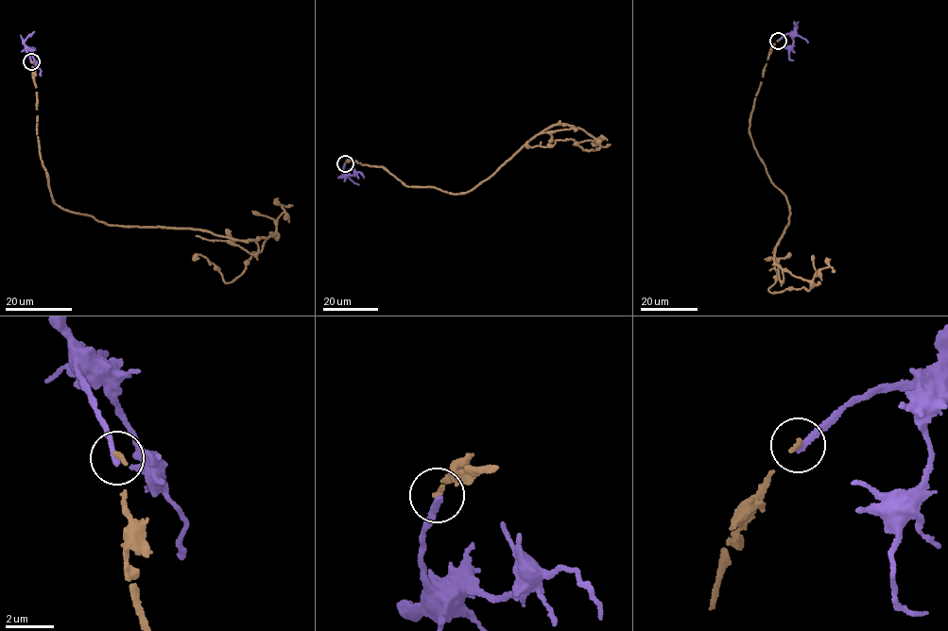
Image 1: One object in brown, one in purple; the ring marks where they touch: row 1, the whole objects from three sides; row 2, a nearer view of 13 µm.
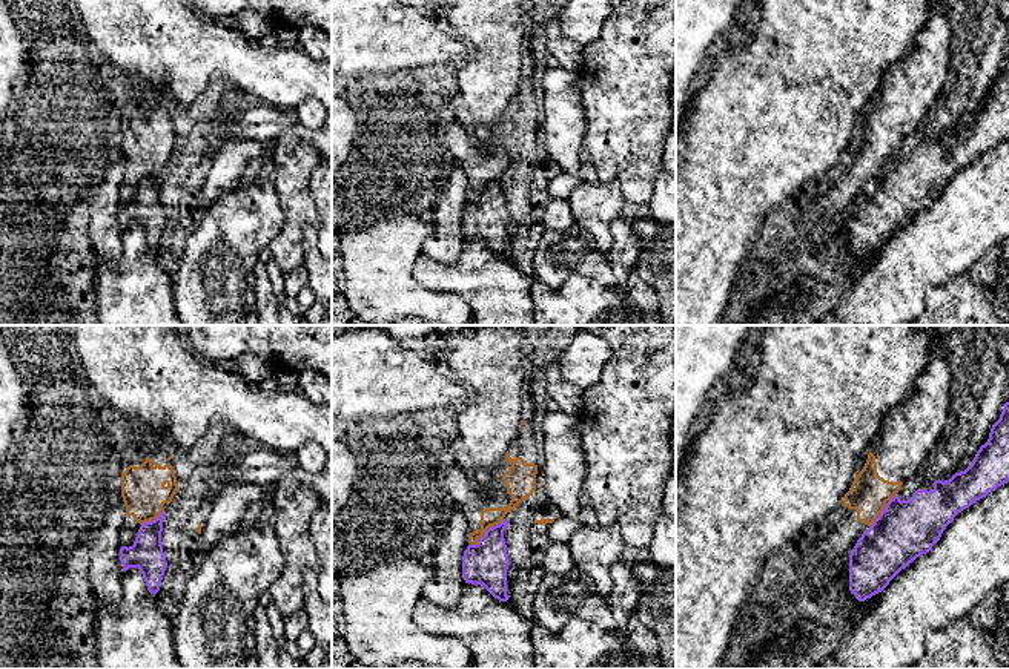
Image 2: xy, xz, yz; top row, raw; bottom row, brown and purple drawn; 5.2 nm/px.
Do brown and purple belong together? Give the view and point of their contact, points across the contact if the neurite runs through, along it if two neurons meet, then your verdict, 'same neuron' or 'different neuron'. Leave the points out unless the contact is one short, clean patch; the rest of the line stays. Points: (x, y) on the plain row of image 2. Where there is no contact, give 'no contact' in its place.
xz (486, 186) | along xz (504, 175), (492, 181), (470, 201) | different neuron

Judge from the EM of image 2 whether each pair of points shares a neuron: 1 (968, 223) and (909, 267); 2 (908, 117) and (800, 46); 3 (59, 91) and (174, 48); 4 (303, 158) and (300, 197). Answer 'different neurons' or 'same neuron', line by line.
1: same neuron
2: different neurons
3: different neurons
4: same neuron

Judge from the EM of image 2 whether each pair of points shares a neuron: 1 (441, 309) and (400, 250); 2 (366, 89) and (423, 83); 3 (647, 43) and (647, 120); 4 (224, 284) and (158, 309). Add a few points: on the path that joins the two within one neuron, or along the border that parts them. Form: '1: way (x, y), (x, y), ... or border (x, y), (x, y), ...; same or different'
1: way (424, 299), (400, 275), (400, 267); same
2: way (380, 89), (409, 89); same
3: way (647, 62), (647, 102); same
4: border (171, 276), (175, 309); different

